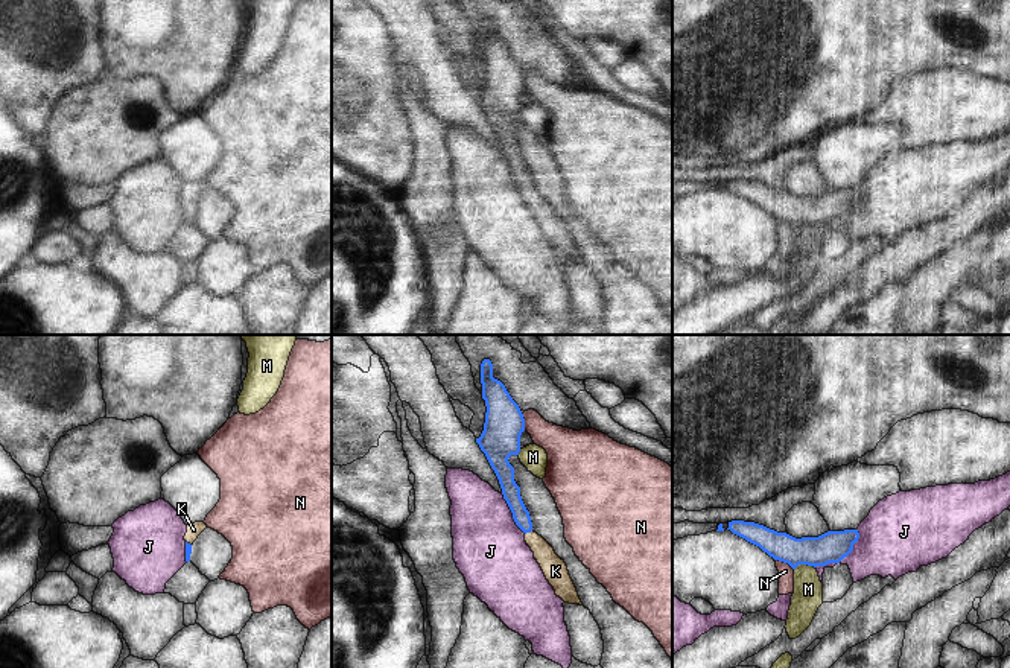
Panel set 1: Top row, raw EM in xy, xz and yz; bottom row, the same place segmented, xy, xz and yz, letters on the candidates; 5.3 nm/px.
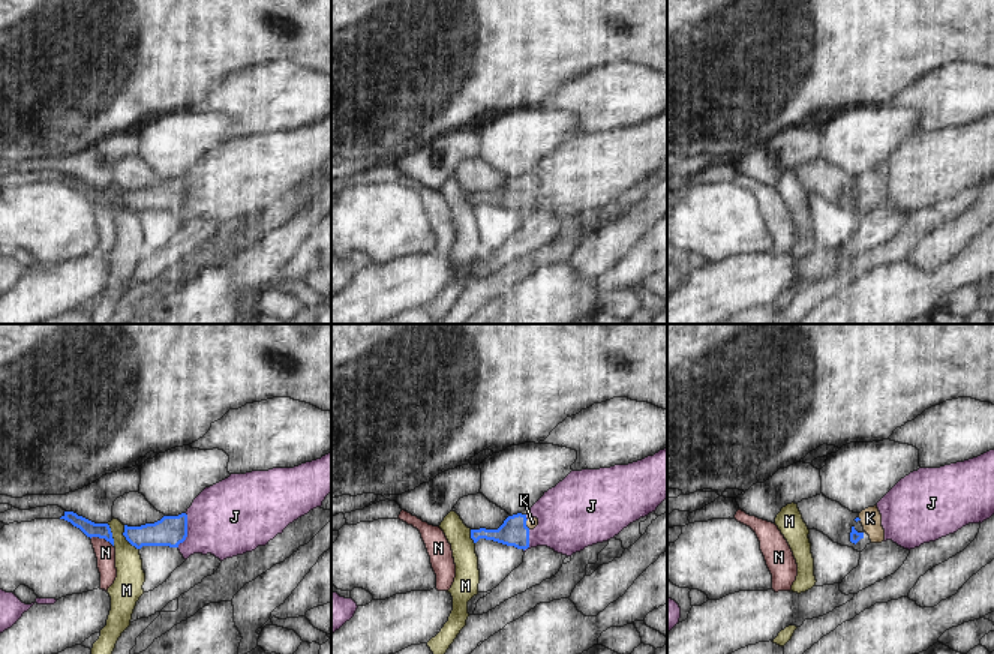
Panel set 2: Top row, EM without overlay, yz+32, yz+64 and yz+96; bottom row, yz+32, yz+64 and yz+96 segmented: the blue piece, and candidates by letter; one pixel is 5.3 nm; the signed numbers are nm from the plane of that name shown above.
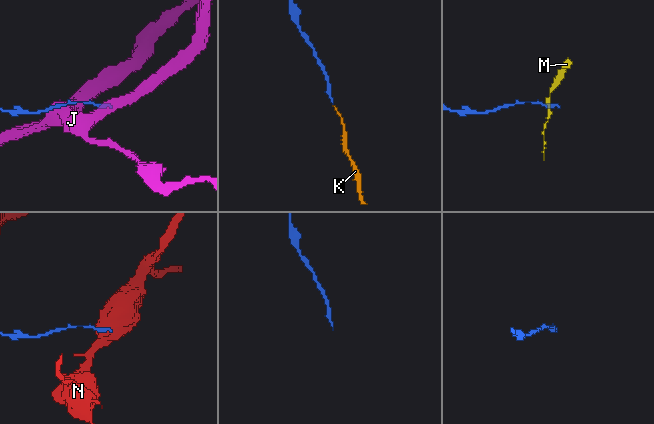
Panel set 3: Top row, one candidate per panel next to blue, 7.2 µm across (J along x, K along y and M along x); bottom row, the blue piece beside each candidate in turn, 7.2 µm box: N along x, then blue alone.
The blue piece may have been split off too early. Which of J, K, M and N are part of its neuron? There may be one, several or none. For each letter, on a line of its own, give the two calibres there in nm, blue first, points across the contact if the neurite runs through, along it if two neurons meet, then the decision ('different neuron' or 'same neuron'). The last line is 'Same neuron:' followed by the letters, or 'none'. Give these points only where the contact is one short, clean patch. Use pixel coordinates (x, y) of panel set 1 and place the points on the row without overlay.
J: calibres 100 and 380 nm; different neuron
K: calibres 100 and 120 nm; way xz (511, 151), (528, 190), (554, 227); same neuron
M: calibres 170 and 160 nm; border yz (814, 225), (799, 224), (794, 229); different neuron
N: calibres 160 and 80 nm; border yz (774, 218), (793, 229); different neuron
Same neuron: K

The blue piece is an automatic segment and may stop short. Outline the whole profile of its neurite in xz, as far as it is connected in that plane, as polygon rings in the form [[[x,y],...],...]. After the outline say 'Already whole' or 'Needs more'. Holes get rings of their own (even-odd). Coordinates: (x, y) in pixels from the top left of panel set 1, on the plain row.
[[[484,18],[481,23],[481,43],[487,72],[484,90],[476,102],[494,129],[513,178],[525,192],[525,201],[534,212],[534,218],[554,247],[555,254],[564,262],[583,265],[564,219],[555,213],[542,195],[532,190],[529,170],[522,160],[520,146],[514,140],[514,126],[508,117],[520,111],[520,94],[525,90],[523,73],[505,44],[493,37],[490,18]]]. Needs more.

